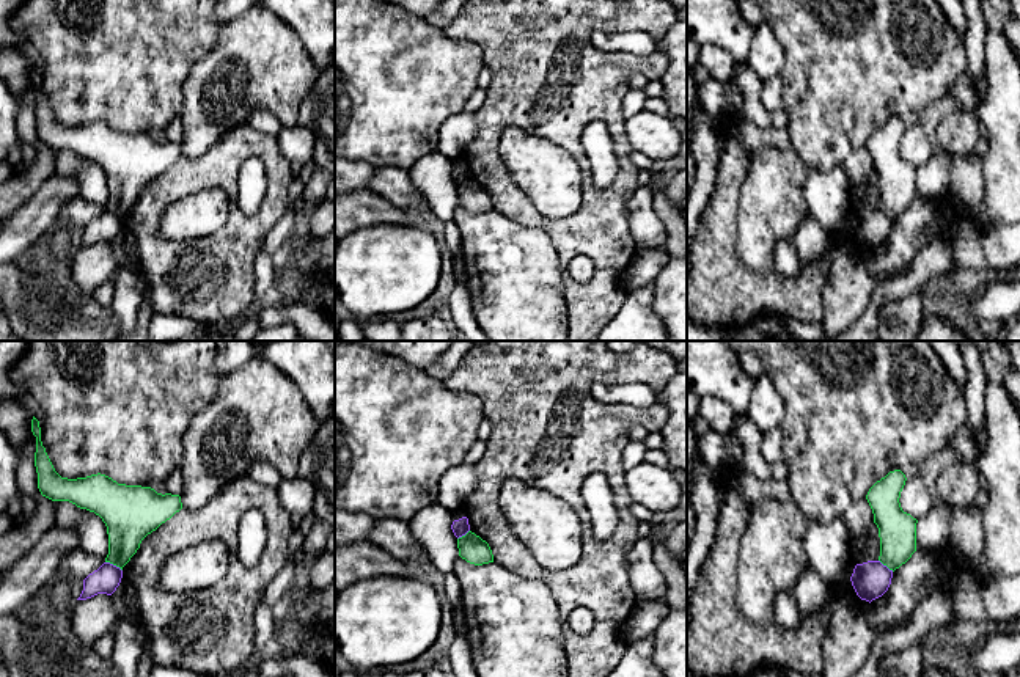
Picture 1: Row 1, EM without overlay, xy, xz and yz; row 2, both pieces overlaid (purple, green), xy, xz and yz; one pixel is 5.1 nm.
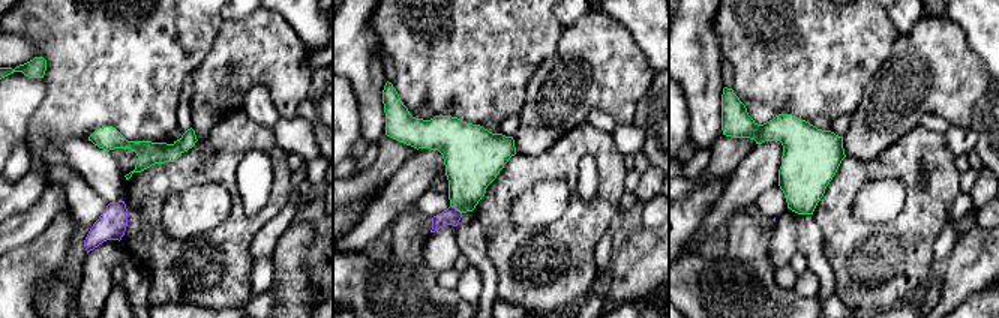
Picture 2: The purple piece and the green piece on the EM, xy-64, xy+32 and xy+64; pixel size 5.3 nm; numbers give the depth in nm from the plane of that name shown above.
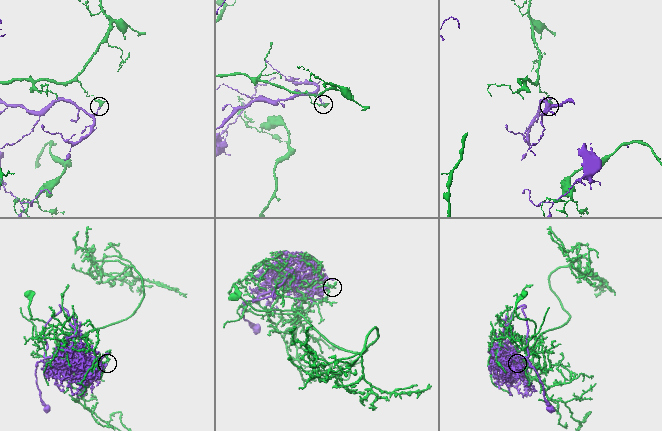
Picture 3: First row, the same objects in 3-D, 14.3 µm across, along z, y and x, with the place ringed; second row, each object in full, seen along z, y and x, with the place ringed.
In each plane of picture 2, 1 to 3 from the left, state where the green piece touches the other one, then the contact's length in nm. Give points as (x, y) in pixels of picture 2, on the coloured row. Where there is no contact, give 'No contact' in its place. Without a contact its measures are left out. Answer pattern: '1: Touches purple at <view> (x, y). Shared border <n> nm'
1: No contact
2: Touches purple at xy+32 (455, 209). Shared border 80 nm
3: No contact

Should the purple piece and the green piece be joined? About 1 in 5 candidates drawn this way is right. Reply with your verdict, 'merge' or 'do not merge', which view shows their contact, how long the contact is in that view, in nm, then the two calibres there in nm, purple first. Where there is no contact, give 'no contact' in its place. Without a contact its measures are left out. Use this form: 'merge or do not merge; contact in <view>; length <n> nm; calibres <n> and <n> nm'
do not merge; contact in xy; length 100 nm; calibres 140 and 240 nm

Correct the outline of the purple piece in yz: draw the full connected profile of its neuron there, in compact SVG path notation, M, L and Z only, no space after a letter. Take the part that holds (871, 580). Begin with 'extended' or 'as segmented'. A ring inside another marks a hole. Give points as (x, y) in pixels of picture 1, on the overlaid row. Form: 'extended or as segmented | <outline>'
as segmented | M868 561L855 565L850 581L857 595L871 603L888 591L891 578L893 570L880 561Z

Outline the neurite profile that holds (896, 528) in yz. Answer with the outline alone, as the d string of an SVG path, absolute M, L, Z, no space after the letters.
M901 470L890 471L866 495L874 523L879 528L879 561L893 572L916 551L918 520L904 512L899 503L905 481L907 478Z

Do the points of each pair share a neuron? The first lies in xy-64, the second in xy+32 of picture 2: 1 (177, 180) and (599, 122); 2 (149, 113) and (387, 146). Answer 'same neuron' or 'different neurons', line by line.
1: different neurons
2: different neurons

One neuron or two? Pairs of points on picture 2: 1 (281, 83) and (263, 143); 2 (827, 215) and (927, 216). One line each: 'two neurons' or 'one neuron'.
1: two neurons
2: one neuron

